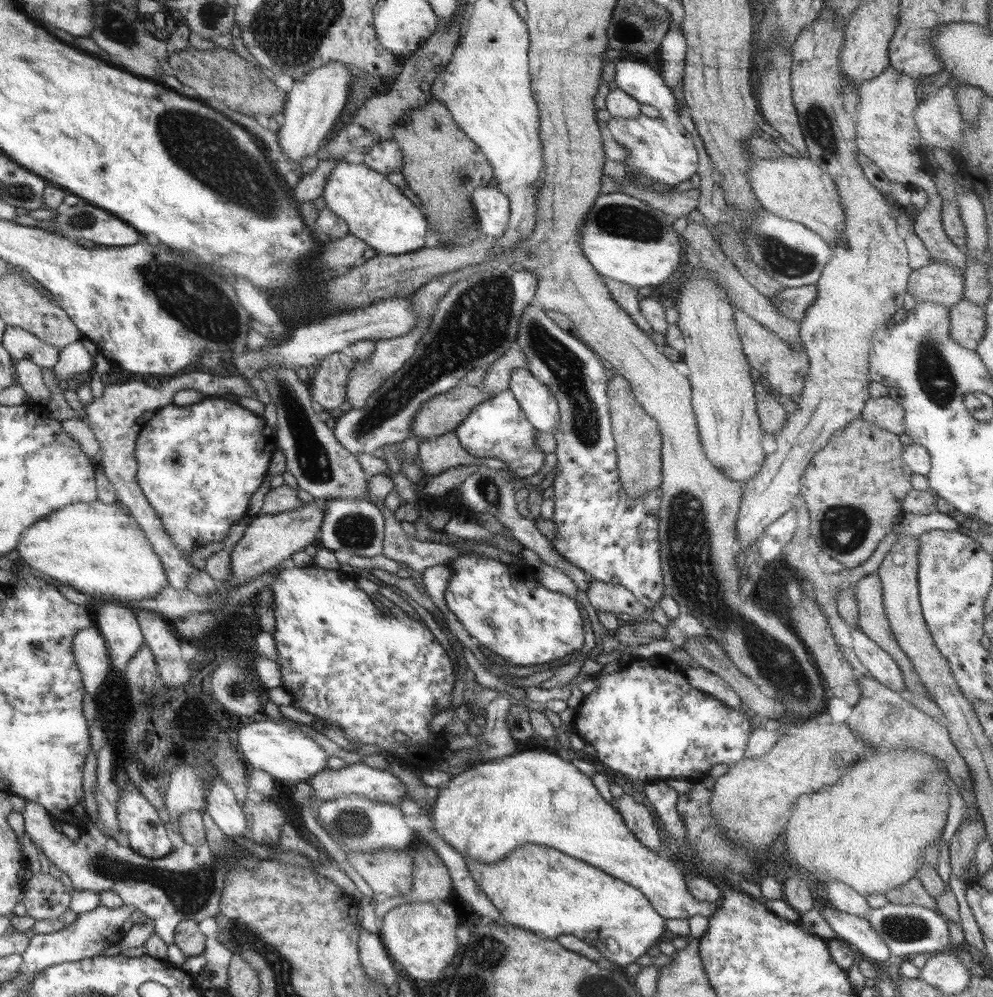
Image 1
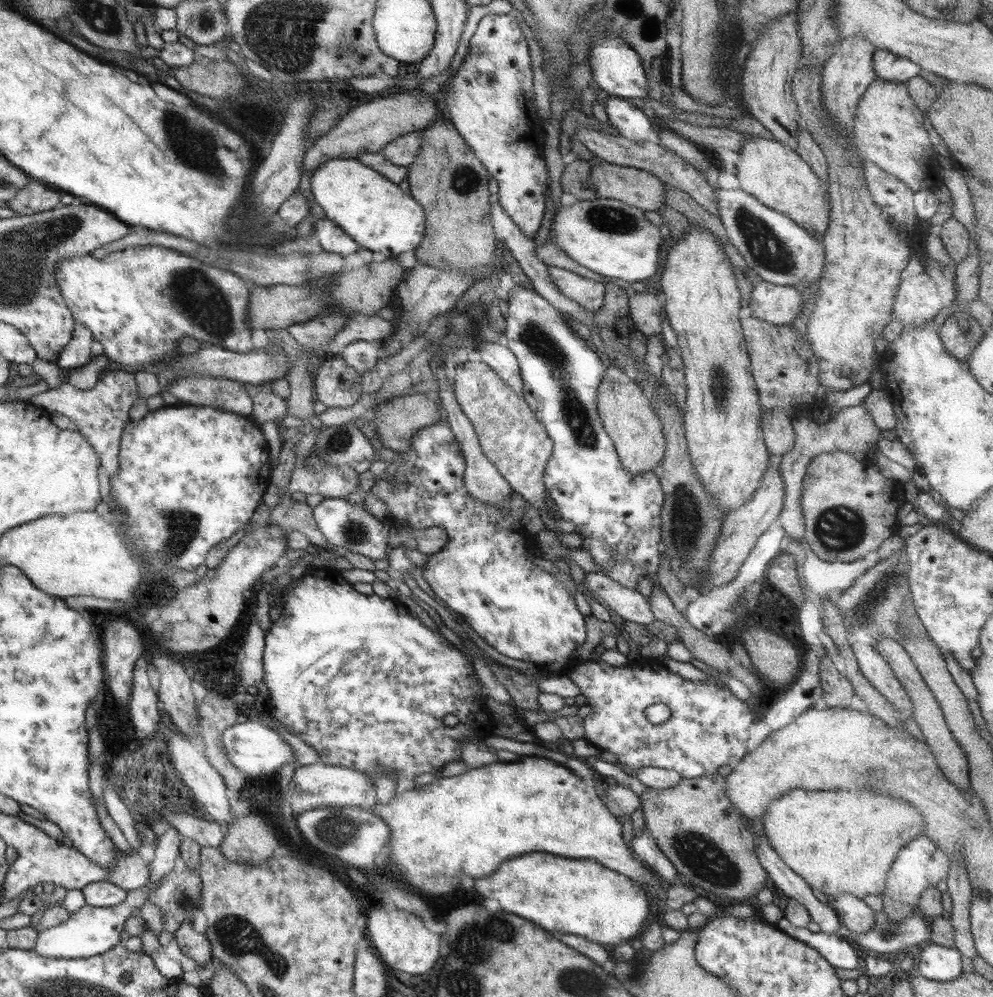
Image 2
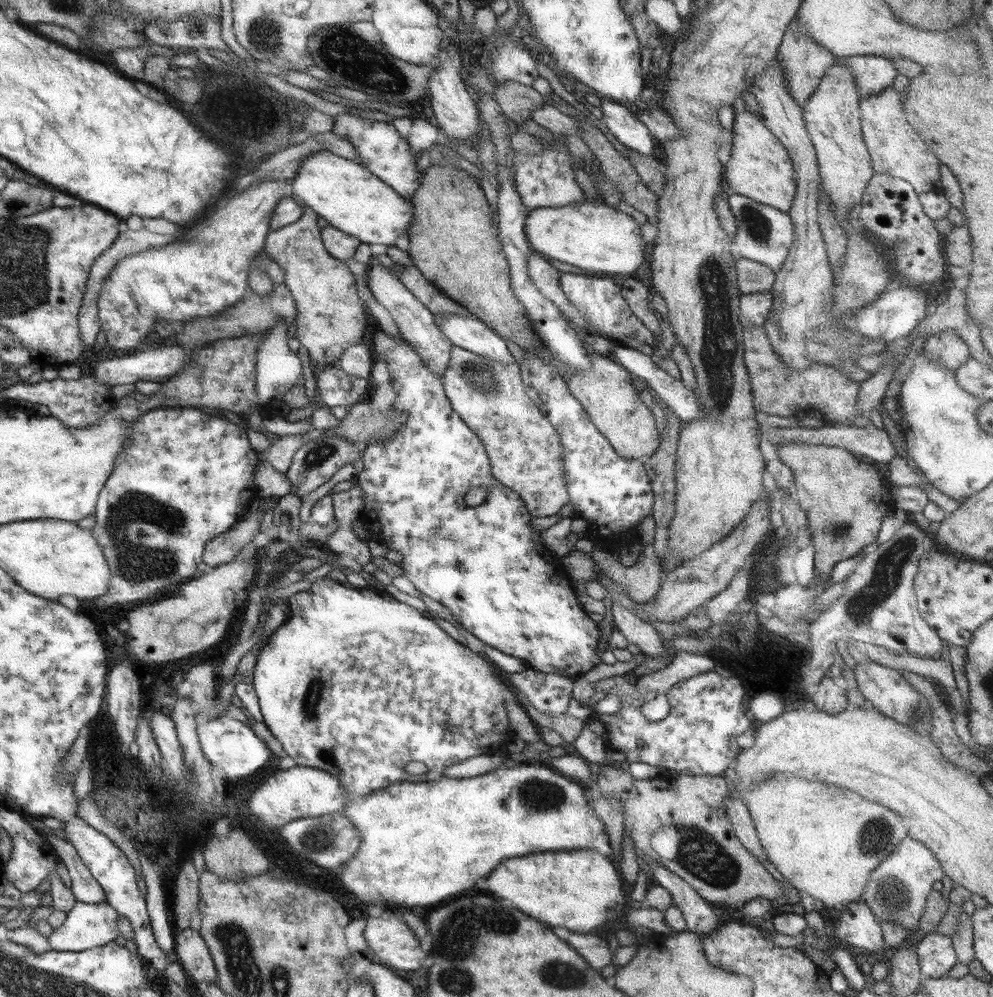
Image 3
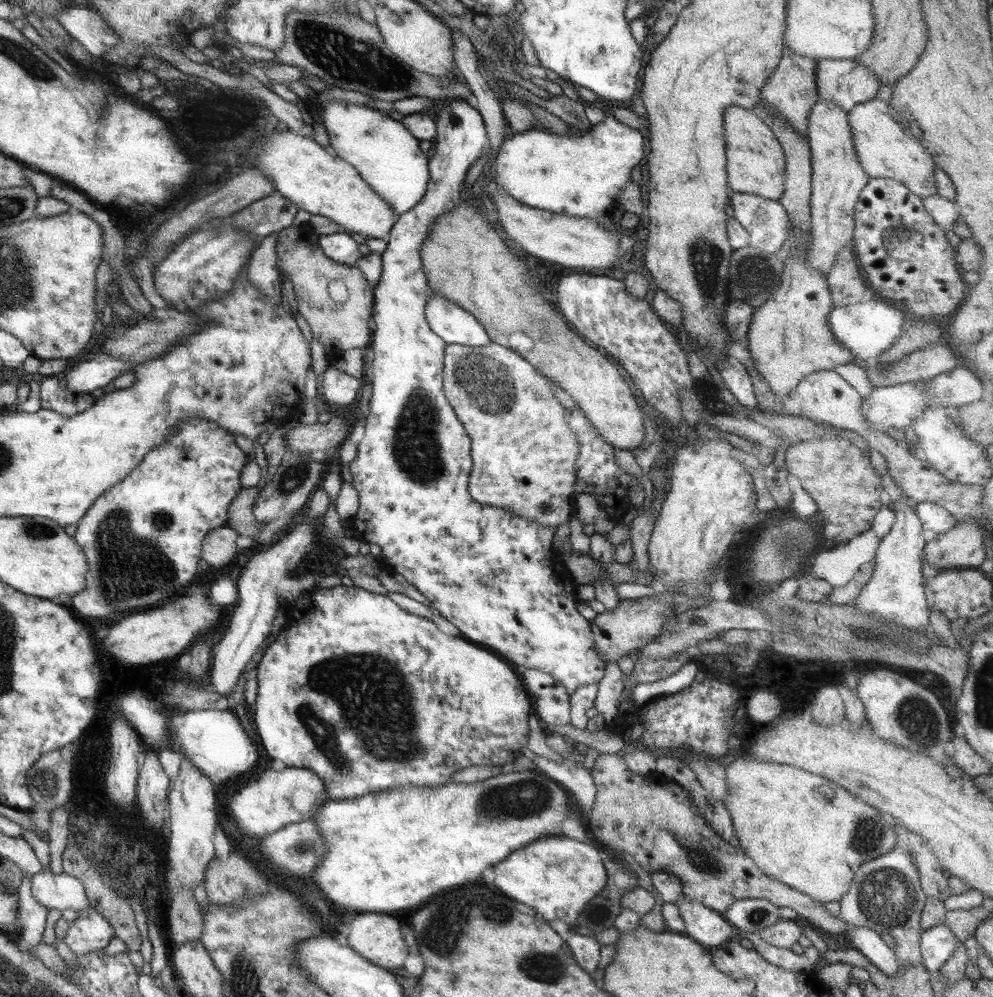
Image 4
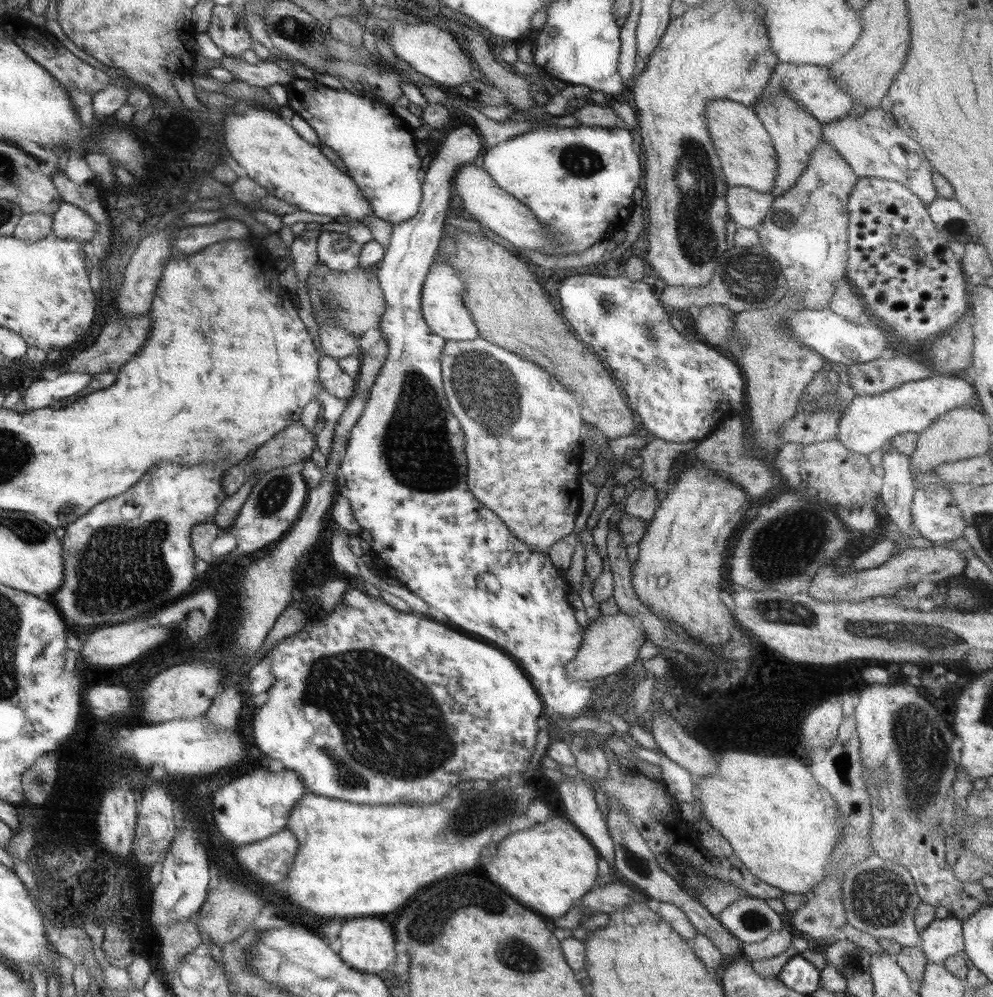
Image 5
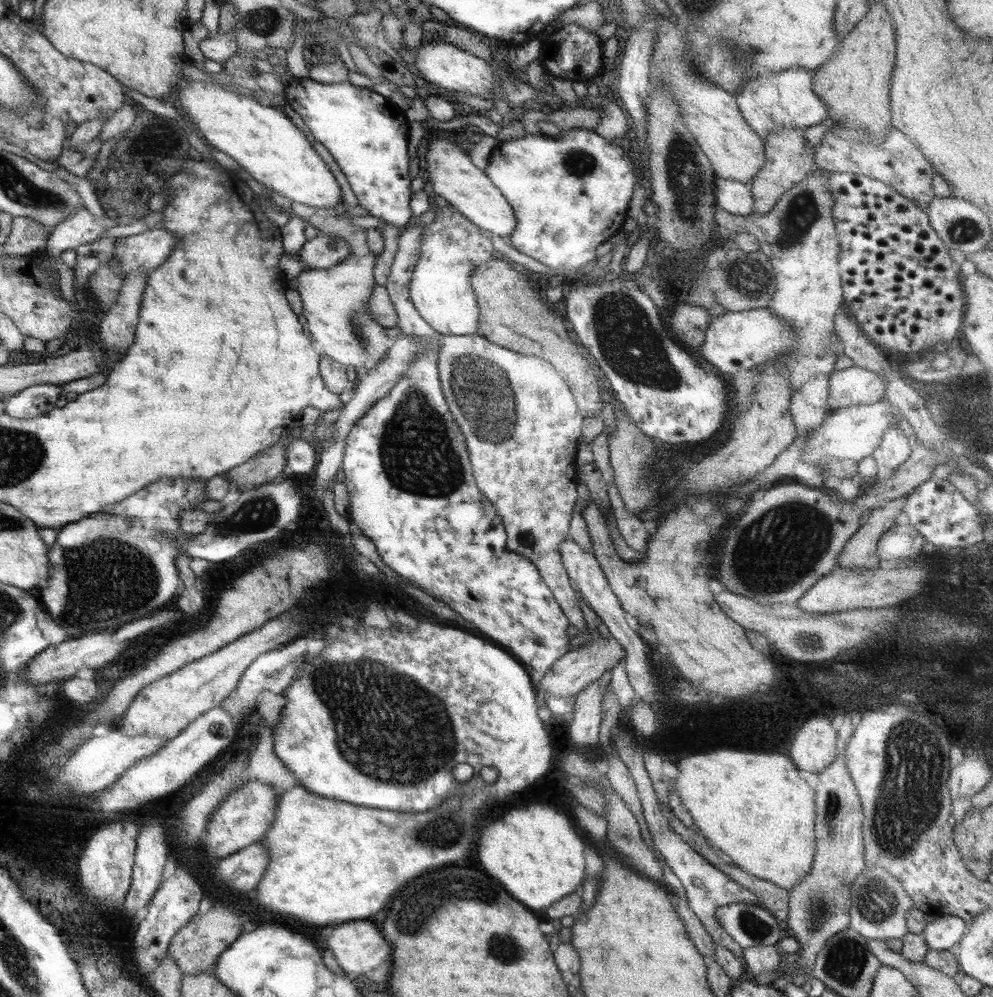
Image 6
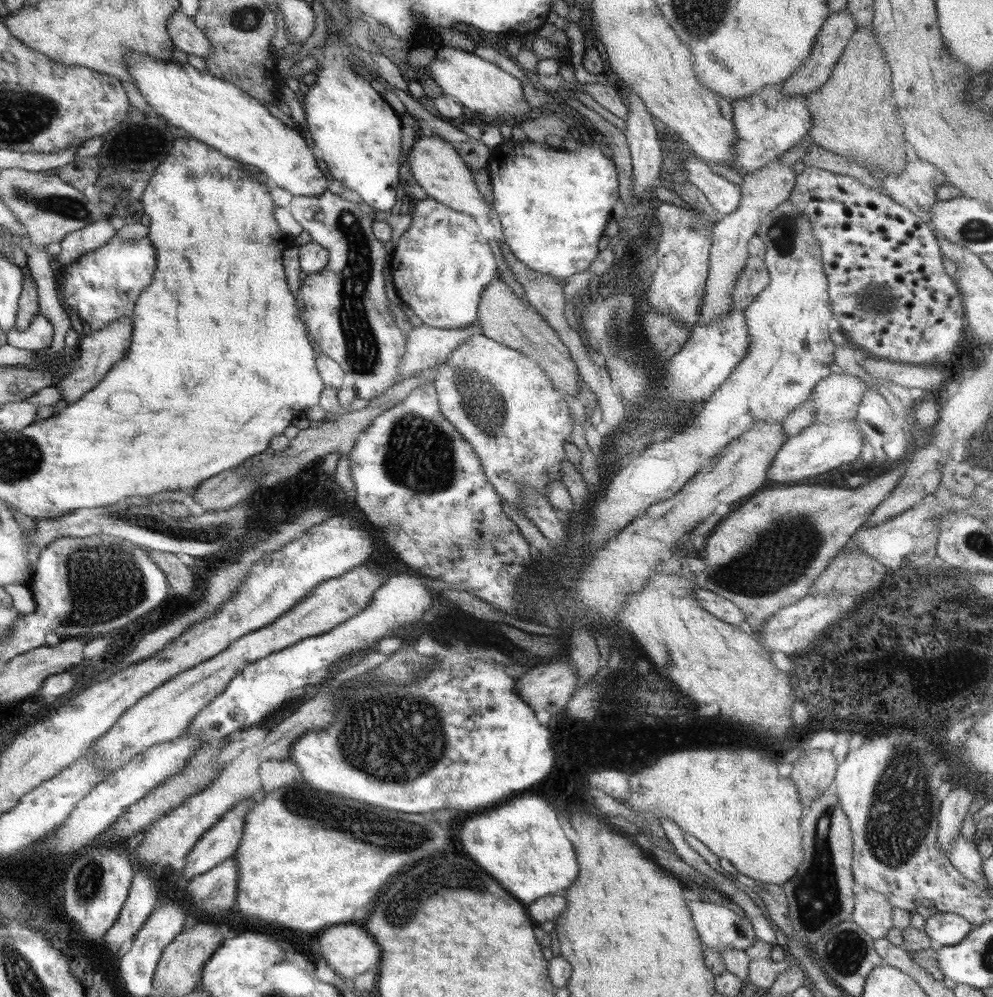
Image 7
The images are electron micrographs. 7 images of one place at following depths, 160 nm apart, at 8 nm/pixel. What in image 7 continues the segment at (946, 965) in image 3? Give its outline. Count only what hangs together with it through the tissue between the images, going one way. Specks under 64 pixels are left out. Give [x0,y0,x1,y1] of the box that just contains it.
[924,913,973,946]

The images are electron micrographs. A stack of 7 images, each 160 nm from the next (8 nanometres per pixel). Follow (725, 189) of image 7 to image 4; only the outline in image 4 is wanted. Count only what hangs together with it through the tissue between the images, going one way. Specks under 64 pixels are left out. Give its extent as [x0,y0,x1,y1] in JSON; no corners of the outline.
[730,192,790,254]

